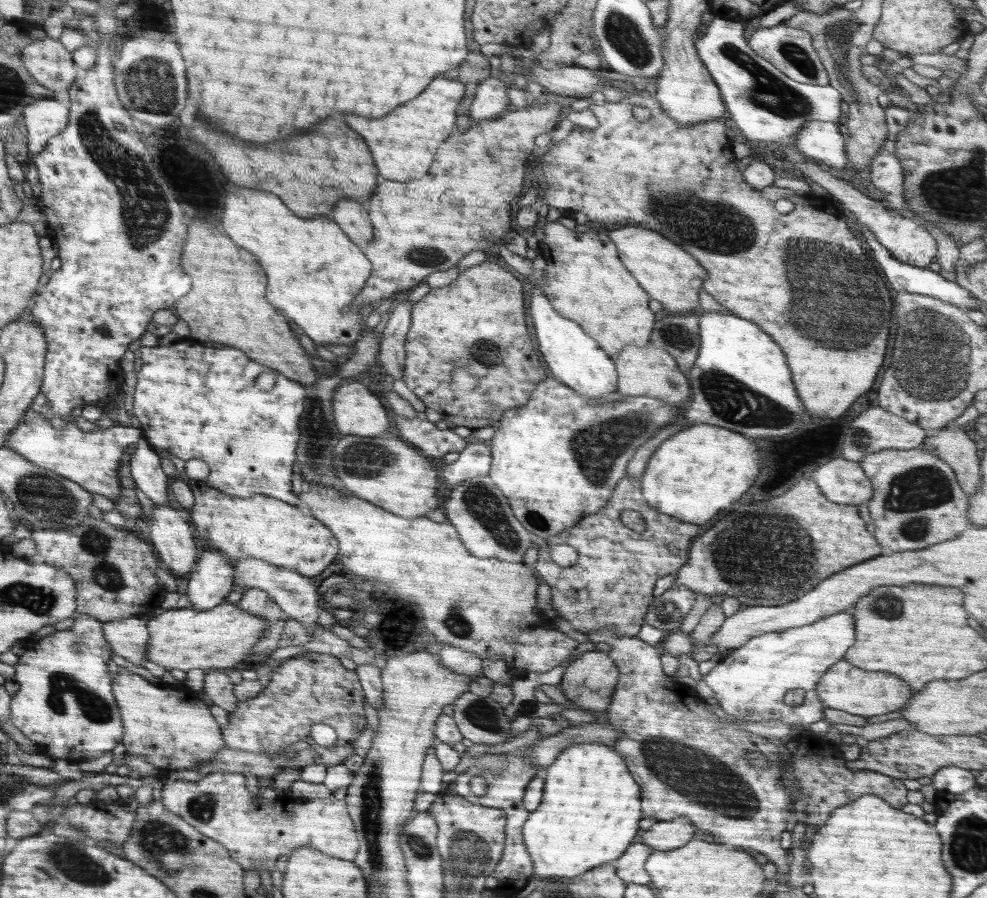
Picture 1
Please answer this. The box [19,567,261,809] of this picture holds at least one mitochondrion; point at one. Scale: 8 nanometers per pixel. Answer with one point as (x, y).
(65, 693)

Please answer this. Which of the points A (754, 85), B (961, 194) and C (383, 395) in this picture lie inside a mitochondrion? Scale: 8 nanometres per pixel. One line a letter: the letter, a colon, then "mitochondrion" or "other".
A: mitochondrion
B: mitochondrion
C: other

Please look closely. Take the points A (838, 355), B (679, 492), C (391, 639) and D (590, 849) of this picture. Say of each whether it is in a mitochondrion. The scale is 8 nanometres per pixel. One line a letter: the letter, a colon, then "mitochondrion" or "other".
A: mitochondrion
B: other
C: other
D: other

